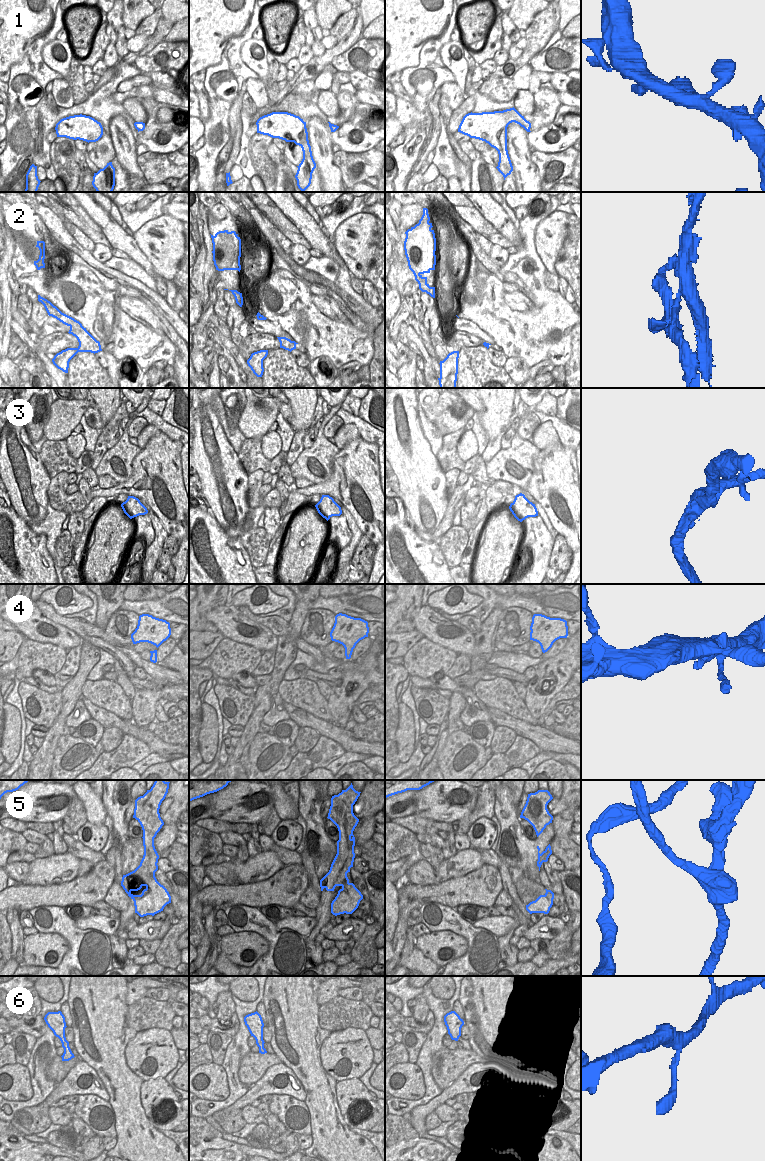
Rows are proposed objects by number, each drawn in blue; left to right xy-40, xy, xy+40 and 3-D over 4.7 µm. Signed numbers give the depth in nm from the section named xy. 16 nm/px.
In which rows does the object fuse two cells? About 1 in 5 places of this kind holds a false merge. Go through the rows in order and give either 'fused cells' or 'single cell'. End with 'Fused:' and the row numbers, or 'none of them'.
1: single cell
2: fused cells
3: single cell
4: single cell
5: fused cells
6: single cell
Fused: 2, 5

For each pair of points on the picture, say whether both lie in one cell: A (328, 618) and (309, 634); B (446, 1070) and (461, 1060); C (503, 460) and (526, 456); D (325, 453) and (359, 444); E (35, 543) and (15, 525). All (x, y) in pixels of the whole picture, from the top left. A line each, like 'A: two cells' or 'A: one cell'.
A: one cell
B: one cell
C: one cell
D: two cells
E: one cell

